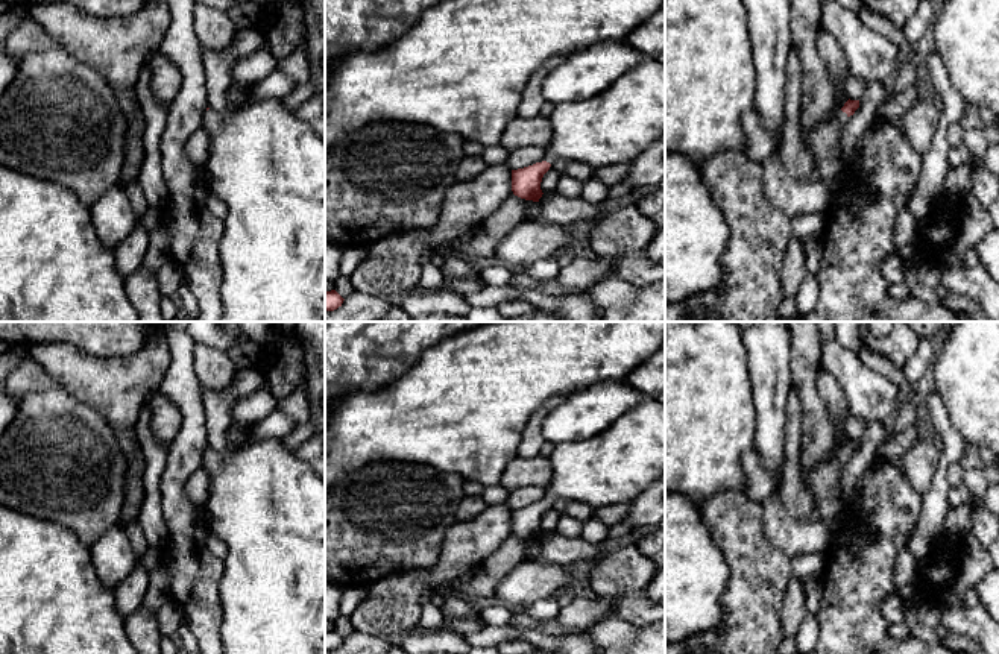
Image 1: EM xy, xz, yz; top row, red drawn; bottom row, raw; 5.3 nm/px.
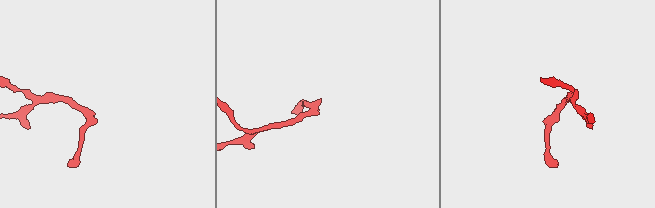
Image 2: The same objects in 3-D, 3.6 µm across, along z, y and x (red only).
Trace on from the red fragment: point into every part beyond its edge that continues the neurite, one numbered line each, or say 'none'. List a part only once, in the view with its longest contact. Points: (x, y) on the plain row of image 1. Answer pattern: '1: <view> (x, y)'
1: yz (822, 483)

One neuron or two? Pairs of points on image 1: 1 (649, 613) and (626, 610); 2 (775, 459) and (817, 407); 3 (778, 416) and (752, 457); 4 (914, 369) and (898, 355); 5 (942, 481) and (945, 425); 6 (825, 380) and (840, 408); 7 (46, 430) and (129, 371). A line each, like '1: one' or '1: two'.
1: one
2: two
3: two
4: two
5: one
6: one
7: two

